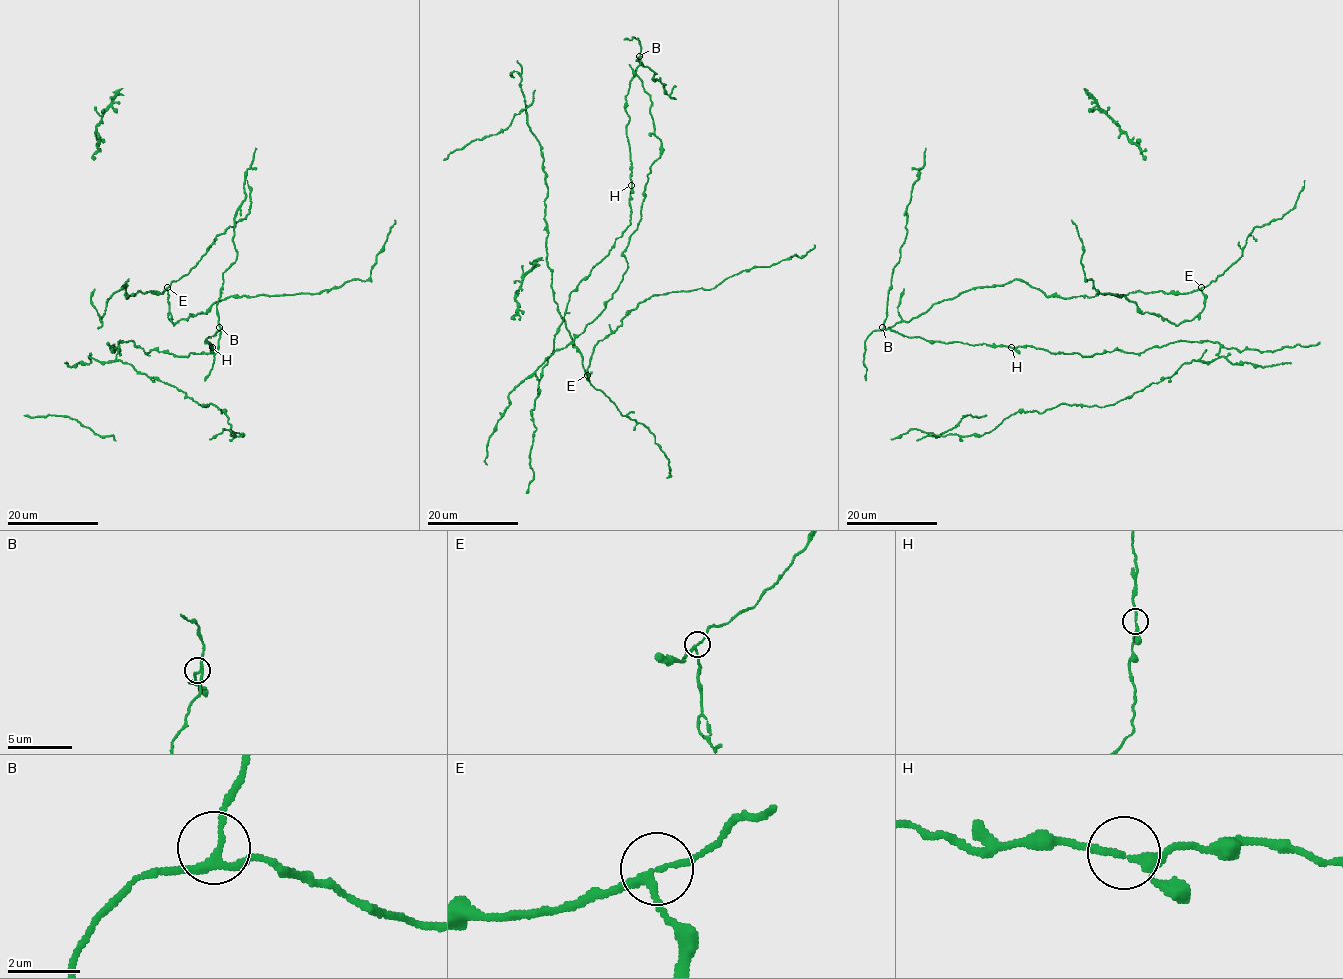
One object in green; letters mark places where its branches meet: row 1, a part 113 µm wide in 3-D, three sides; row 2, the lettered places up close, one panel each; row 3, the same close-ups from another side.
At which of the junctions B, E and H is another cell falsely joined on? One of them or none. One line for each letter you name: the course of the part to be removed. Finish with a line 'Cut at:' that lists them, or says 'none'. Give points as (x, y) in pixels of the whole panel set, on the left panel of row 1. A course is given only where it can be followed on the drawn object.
Cut at: none

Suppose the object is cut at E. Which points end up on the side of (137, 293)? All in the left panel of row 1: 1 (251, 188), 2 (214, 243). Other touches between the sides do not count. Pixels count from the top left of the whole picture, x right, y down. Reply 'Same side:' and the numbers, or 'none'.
Same side: none

